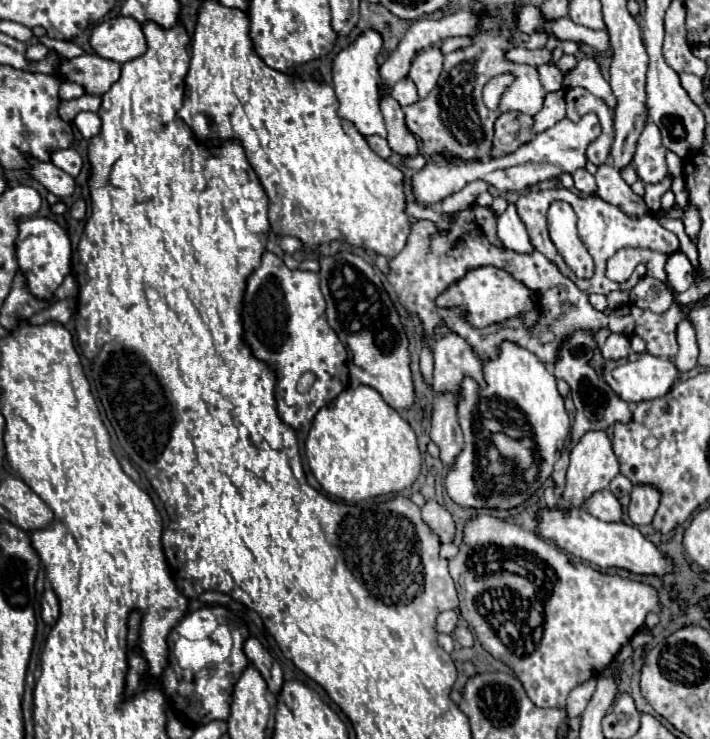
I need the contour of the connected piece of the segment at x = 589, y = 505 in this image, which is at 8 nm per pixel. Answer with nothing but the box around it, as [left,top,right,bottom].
[584,490,622,522]

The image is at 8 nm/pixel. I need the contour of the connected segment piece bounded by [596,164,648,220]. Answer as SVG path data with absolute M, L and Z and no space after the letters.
M610 164L598 166L596 172L596 184L598 184L598 196L614 206L618 206L626 216L630 218L642 218L648 214L648 206L642 196L634 194L632 188L622 180L620 172L612 168Z

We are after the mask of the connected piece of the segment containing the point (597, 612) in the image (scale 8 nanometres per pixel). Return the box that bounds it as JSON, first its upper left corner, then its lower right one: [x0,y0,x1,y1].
[450,516,660,708]

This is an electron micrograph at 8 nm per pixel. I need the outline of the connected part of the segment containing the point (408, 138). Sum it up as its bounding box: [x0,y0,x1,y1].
[380,84,420,156]

